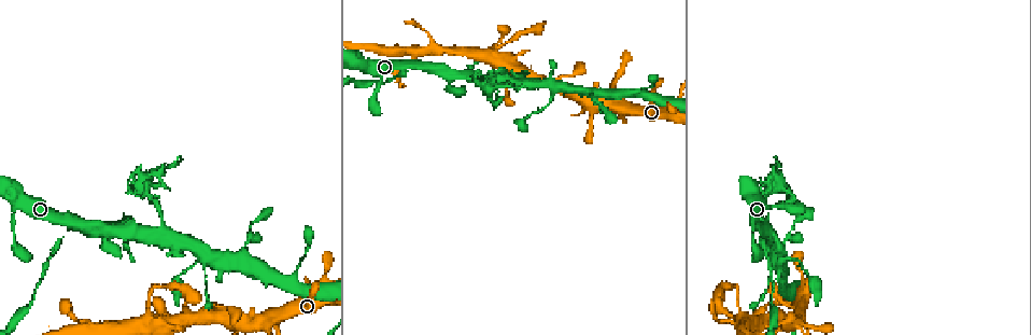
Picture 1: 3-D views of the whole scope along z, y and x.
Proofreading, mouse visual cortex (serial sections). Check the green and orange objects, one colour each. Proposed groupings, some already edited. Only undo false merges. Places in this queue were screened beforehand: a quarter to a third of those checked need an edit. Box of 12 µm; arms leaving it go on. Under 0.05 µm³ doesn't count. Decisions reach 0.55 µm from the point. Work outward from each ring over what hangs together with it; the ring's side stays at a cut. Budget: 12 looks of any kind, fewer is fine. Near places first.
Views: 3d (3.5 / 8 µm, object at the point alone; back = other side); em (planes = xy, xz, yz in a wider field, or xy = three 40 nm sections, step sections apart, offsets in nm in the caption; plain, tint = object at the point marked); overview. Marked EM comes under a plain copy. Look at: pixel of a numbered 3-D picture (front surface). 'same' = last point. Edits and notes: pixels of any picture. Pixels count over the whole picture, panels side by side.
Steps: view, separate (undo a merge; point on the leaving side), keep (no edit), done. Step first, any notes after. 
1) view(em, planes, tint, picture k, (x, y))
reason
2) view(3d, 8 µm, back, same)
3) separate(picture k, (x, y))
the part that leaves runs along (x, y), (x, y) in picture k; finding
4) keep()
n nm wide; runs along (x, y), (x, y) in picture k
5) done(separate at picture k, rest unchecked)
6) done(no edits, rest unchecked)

view(em, xy, step 1, tint, picture 1, (70, 224))
abrupt turn

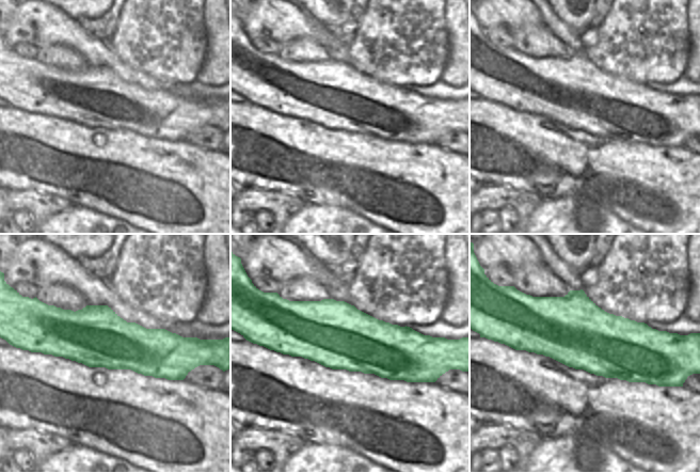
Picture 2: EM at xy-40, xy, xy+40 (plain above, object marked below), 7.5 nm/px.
view(3d, 3.5 µm, same)
see where the arms go

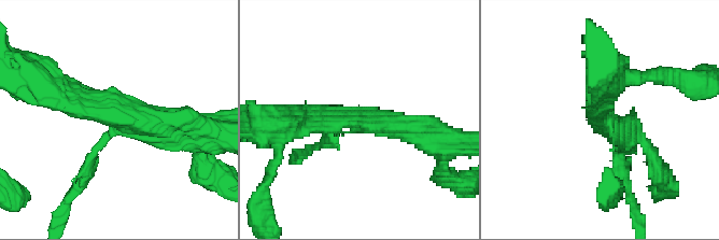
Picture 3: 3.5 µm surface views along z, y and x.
separate(picture 3, (89, 174))
arms of 150, 350, 350 nm; the part that leaves runs along (103, 146), (87, 163), (57, 223) in picture 3; a second cell is stuck on

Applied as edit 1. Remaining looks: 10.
view(3d, 3.5 µm, picture 1, (257, 322))
thin arm on a thick one

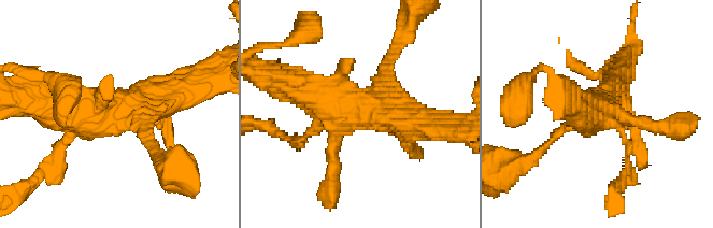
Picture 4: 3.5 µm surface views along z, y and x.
view(em, xy, step 1, tint, picture 4, (119, 109))
need the tissue

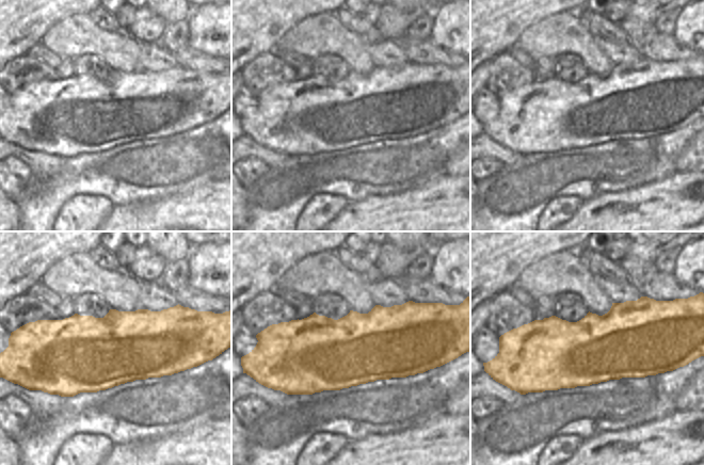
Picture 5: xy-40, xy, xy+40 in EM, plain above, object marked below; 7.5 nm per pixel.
keep()
one cell here

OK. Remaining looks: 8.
view(3d, 3.5 µm, picture 1, (496, 46))
sharp bend

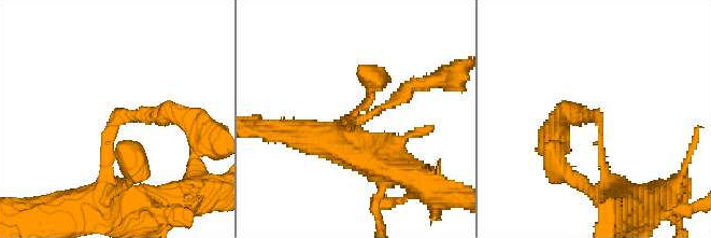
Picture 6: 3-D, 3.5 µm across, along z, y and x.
view(em, xy, step 5, tint, picture 6, (600, 132))

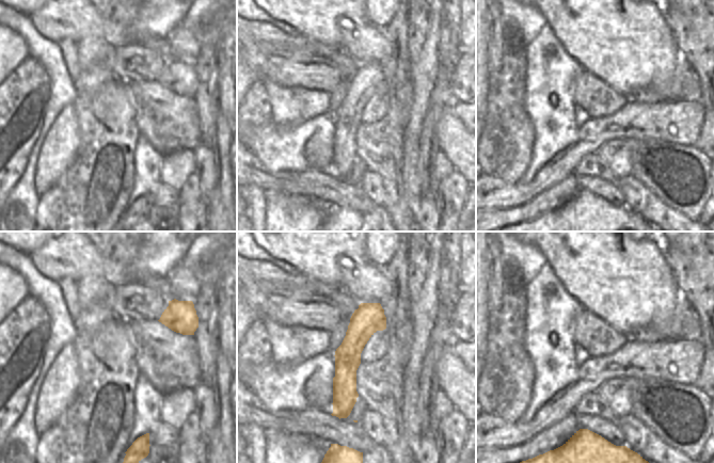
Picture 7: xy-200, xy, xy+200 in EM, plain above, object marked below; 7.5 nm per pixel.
keep()
runs along (377, 305), (347, 355), (340, 415) in picture 7; continuous, no second cell

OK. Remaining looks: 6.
view(3d, 3.5 µm, picture 1, (504, 79))
abrupt turn

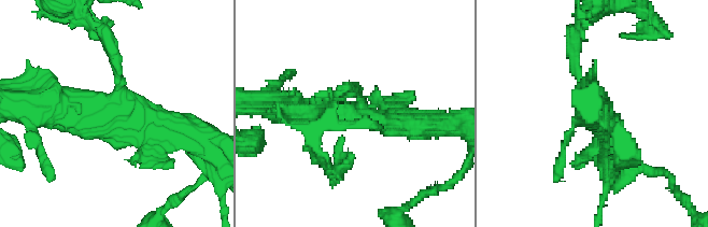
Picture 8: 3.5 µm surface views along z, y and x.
view(em, xy, step 5, tint, picture 8, (352, 111))
now the EM

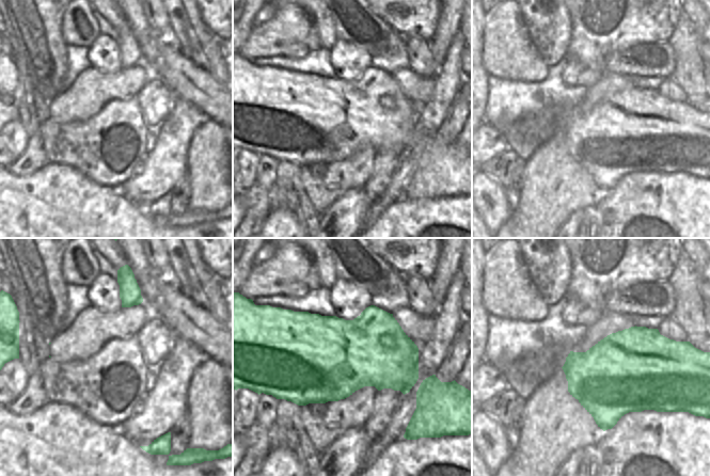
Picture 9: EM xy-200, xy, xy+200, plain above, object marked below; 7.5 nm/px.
view(em, xy, step 3, tint, same)
another direction

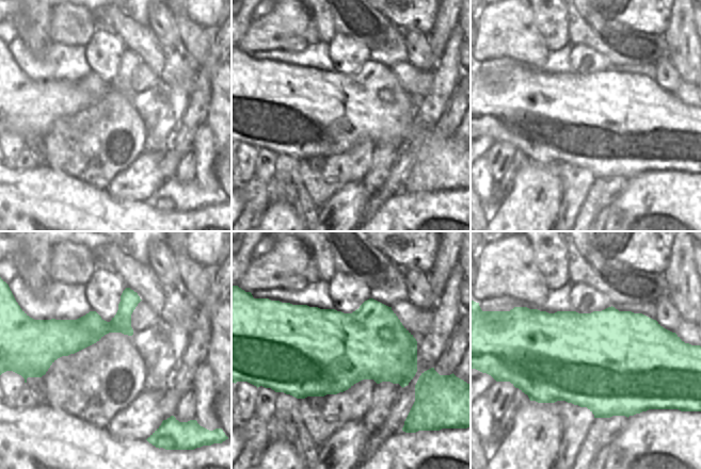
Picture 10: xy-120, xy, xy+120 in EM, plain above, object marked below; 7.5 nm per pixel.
separate(picture 8, (108, 44))
the part that leaves runs along (116, 79), (113, 48), (90, 19) in picture 8; a second cell is stuck on

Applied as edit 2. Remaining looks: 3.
view(3d, 8 µm, picture 1, (253, 224))
narrows sharply

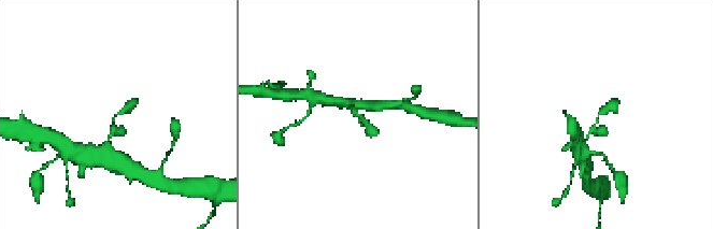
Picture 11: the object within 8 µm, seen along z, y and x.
view(em, xy, step 3, tint, picture 11, (598, 117))
now the EM

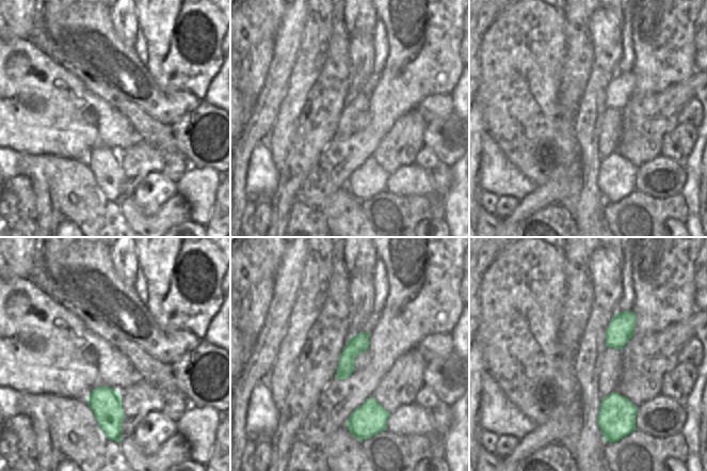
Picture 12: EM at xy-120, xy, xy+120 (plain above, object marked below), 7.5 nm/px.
keep()
runs along (585, 143), (602, 111), (616, 100) in picture 11; one cell here

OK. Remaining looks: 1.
done(separate at picture 3, separate at picture 8, rest unchecked)

